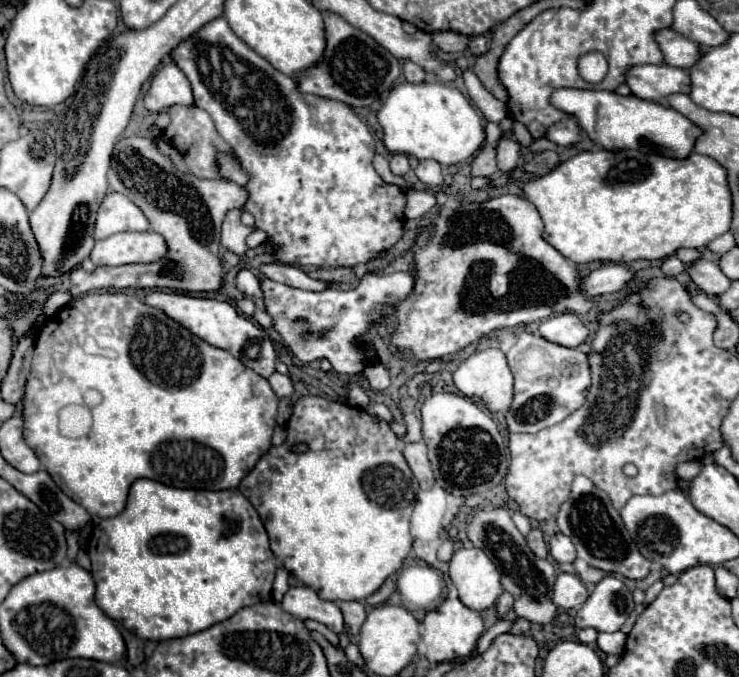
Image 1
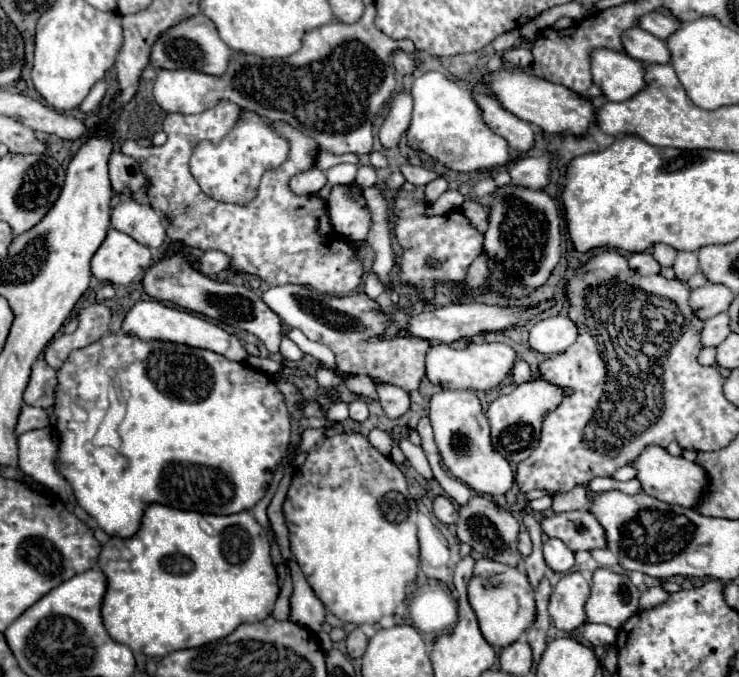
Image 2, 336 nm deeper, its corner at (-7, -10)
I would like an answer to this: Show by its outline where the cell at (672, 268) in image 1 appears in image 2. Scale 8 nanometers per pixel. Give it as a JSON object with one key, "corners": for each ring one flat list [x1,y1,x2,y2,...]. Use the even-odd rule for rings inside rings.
{"corners":[[640,252,640,254,630,254,628,258,630,268,636,270,642,276,652,276,652,274,660,274,660,264,656,262,656,258,650,252]]}

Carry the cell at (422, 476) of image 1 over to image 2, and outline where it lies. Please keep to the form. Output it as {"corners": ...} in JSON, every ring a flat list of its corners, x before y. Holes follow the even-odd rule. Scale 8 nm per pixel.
{"corners":[[436,496,434,498,434,514,438,520,444,524,454,524,458,520,458,510,456,504,448,496]]}

